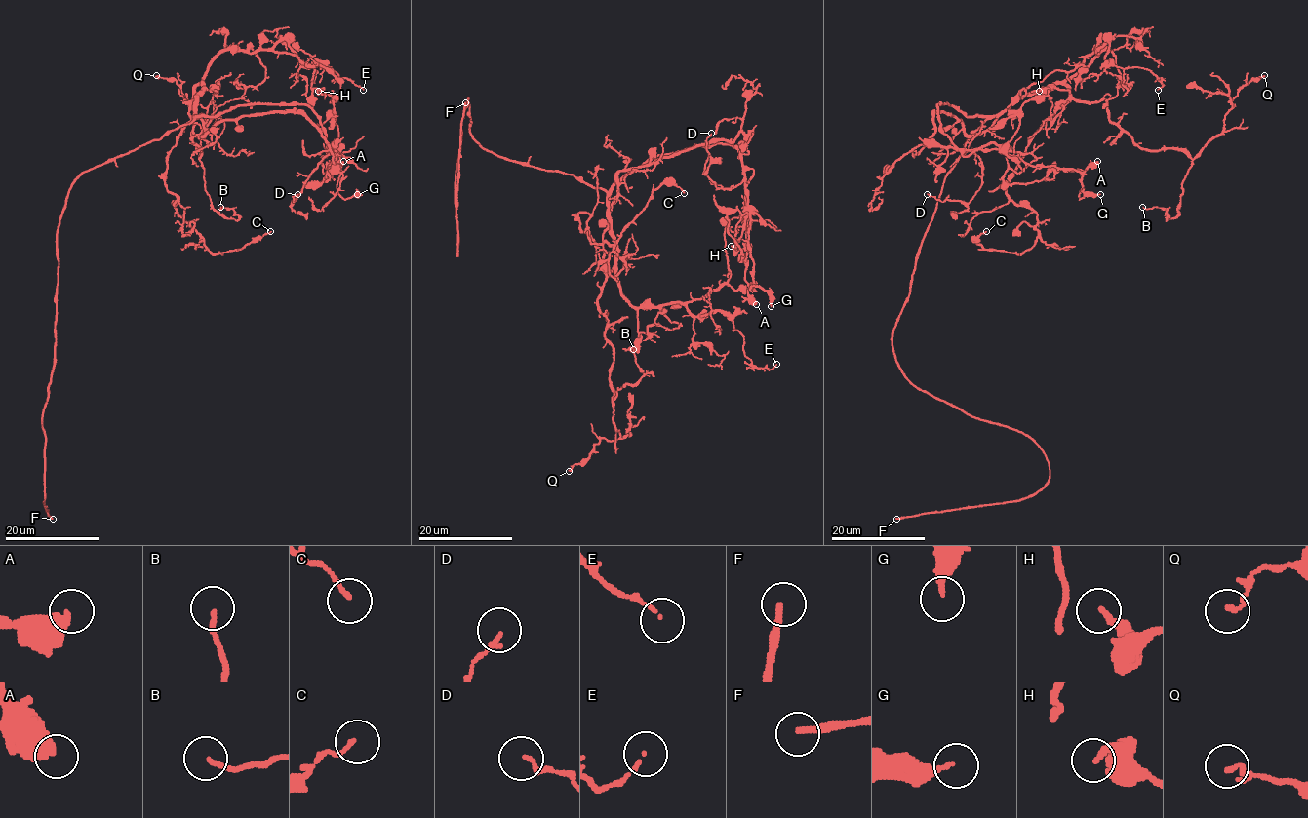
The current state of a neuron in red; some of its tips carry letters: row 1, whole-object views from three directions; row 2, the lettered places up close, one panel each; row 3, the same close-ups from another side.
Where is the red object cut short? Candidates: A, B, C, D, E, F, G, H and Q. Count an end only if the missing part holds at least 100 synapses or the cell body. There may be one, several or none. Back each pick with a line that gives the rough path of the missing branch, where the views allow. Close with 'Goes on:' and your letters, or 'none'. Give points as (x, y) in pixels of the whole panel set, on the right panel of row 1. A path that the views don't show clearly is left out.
Goes on: F

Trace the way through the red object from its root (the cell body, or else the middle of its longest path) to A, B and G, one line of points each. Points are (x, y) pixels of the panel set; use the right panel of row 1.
A: (943, 181), (985, 119), (938, 103), (942, 131), (958, 148), (1007, 155), (1007, 183), (1097, 161)
B: (943, 181), (987, 119), (1062, 84), (1078, 100), (1103, 100), (1140, 147), (1192, 160), (1174, 217), (1142, 207)
G: (943, 181), (985, 119), (949, 103), (938, 103), (937, 114), (958, 148), (1073, 168), (1080, 199), (1100, 194)

